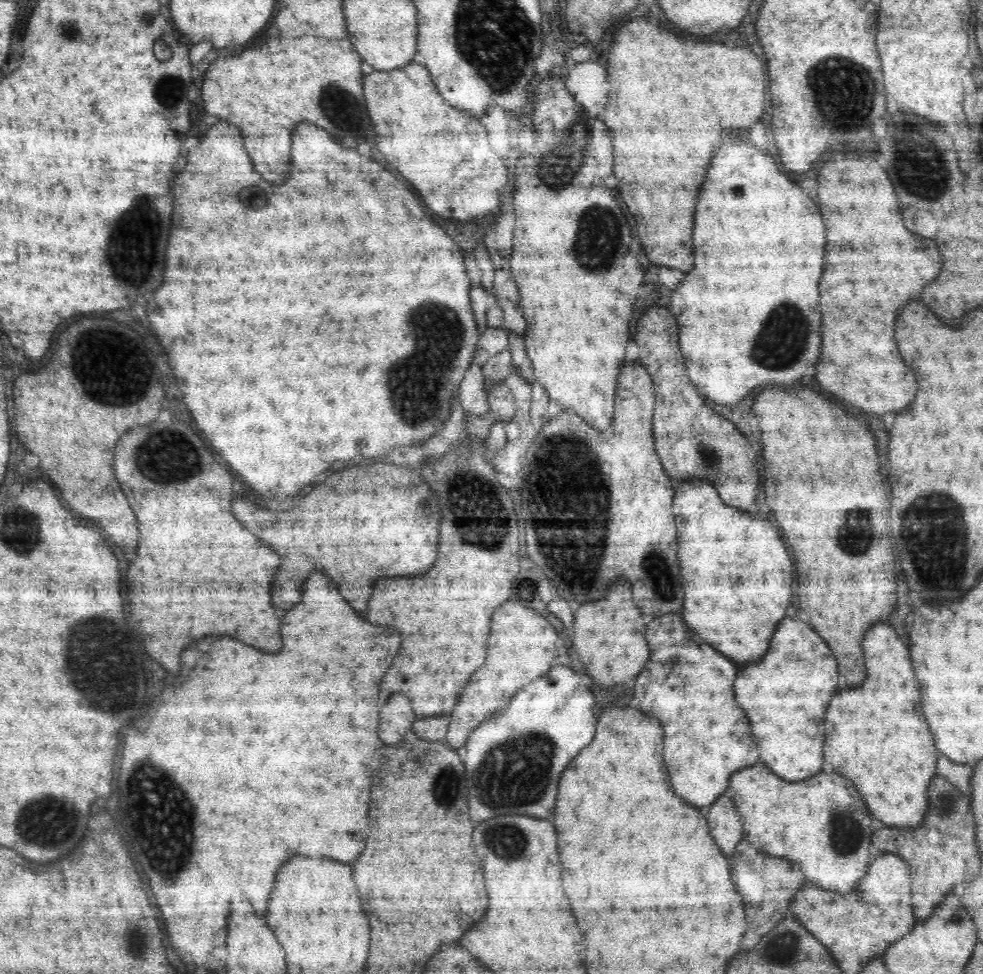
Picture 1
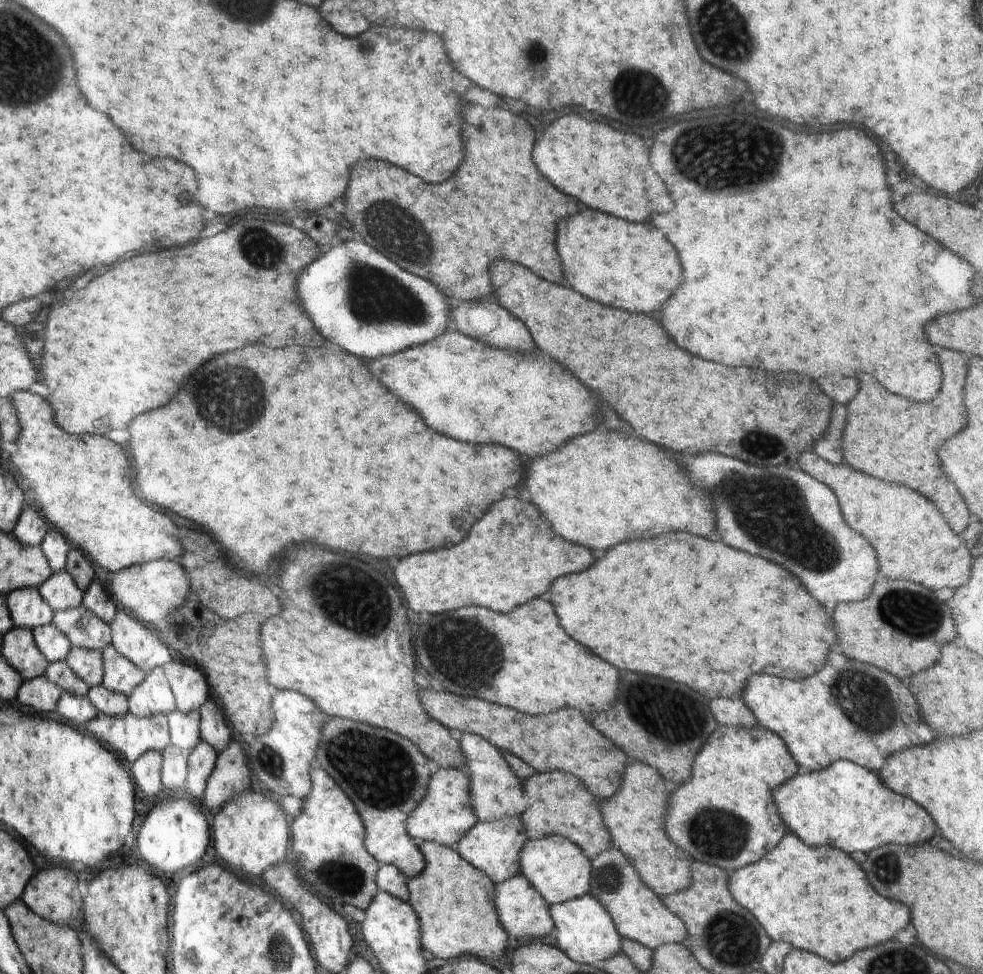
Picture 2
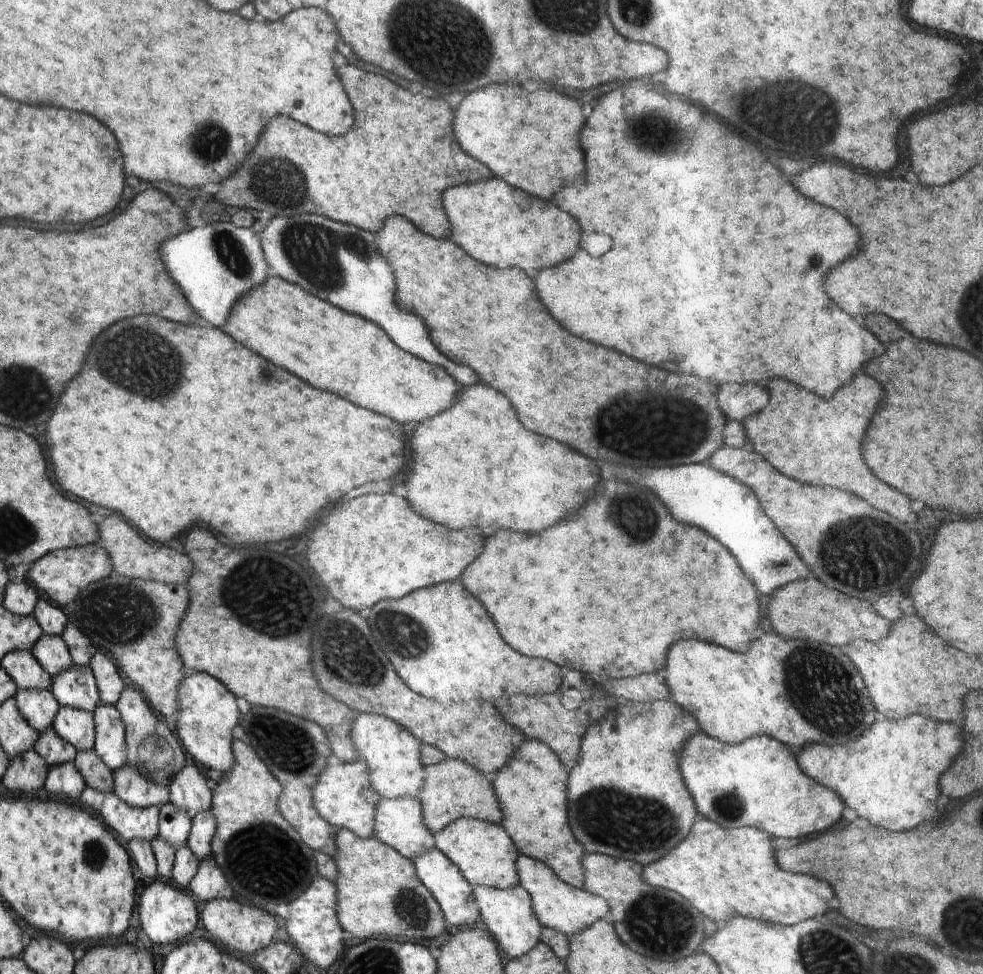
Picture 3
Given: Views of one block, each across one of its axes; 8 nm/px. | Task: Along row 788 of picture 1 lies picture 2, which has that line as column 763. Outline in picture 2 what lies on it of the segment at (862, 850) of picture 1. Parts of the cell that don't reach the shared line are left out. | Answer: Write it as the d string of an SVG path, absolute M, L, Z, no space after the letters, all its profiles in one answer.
M718 724L695 756L691 779L671 790L665 831L669 839L685 850L694 861L716 865L727 872L744 868L760 860L789 833L773 799L773 790L801 772L799 764L786 743L771 730L756 726L752 729Z

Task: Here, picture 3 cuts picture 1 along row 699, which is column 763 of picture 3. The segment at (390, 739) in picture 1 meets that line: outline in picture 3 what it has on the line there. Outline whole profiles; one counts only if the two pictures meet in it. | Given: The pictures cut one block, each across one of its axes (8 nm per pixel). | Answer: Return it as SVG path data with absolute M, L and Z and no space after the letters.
M722 384L718 394L718 408L726 414L728 421L740 420L760 412L768 404L766 390L756 384Z

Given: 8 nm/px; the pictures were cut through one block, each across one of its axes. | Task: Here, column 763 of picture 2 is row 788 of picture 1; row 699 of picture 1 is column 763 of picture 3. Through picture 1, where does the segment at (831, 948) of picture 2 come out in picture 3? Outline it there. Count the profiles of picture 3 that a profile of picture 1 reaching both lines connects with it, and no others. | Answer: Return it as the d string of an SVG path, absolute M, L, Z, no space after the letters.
M698 818L692 824L688 838L666 852L660 860L644 866L642 880L650 886L674 890L704 916L716 924L726 922L732 916L748 916L778 924L798 924L828 910L828 900L834 896L832 888L824 880L812 876L790 874L774 868L774 846L766 832L756 828L724 828Z

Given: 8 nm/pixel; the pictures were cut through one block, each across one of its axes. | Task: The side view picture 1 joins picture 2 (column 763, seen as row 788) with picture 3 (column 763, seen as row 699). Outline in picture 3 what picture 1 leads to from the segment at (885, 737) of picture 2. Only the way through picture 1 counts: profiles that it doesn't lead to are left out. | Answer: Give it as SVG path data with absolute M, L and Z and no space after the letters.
M768 634L750 644L746 654L730 652L722 646L686 640L686 664L684 664L684 640L670 646L666 656L666 684L670 688L671 700L690 712L700 729L716 740L740 744L750 738L769 736L782 744L788 744L792 750L810 742L826 744L844 744L856 738L860 732L870 728L874 722L874 706L866 694L866 686L858 678L858 672L840 648L804 642L804 640L784 640L778 634Z

